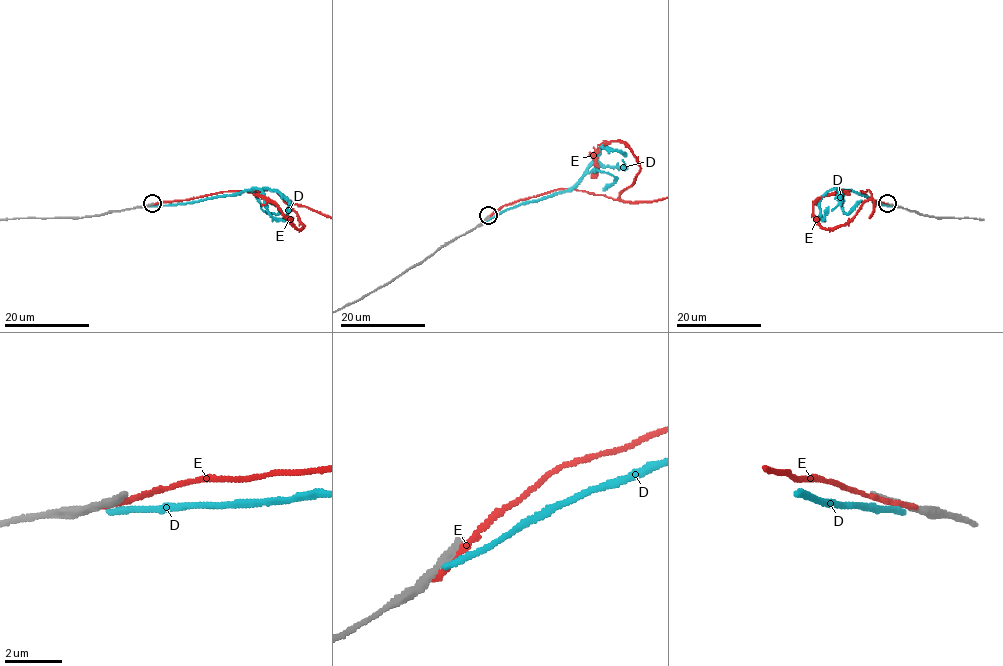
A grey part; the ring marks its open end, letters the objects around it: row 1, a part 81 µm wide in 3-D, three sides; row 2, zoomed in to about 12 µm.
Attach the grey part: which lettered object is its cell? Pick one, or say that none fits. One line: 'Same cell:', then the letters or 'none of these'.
Same cell: none of these

